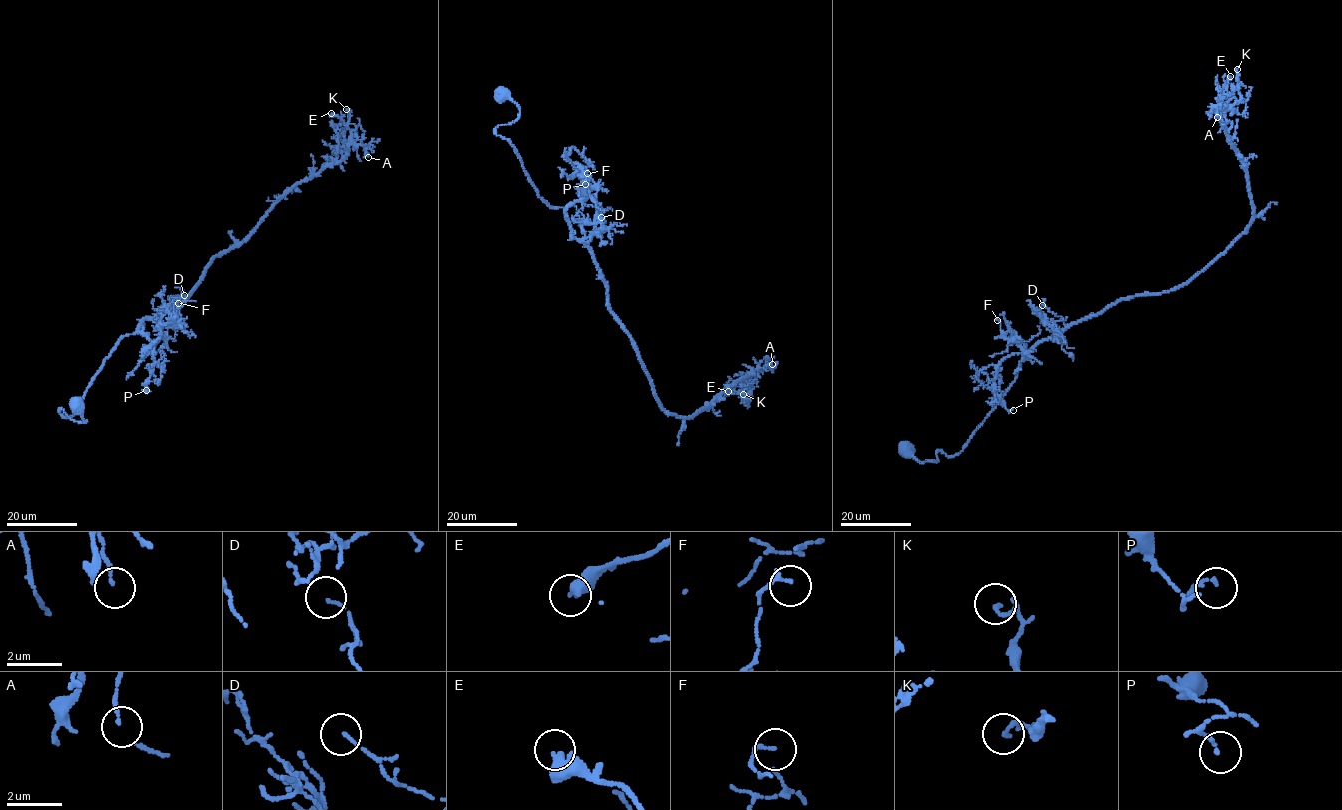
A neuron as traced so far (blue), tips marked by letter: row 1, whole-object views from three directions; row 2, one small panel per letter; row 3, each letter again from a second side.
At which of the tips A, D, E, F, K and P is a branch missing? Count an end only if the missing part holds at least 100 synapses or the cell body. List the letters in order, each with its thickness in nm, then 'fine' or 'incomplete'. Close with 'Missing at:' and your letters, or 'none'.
A: calibre 120 nm; fine
D: calibre 90 nm; fine
E: calibre 440 nm; fine
F: calibre 130 nm; fine
K: calibre 100 nm; fine
P: calibre 120 nm; fine
Missing at: none

